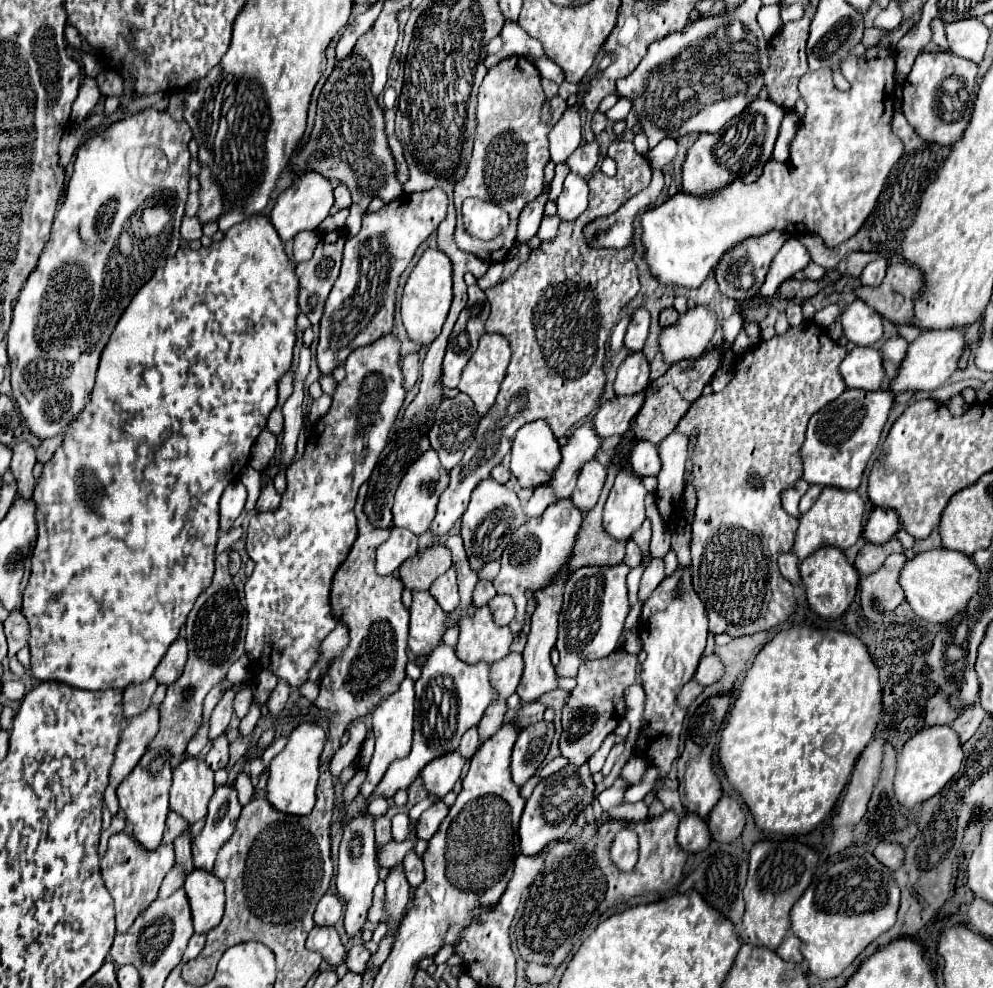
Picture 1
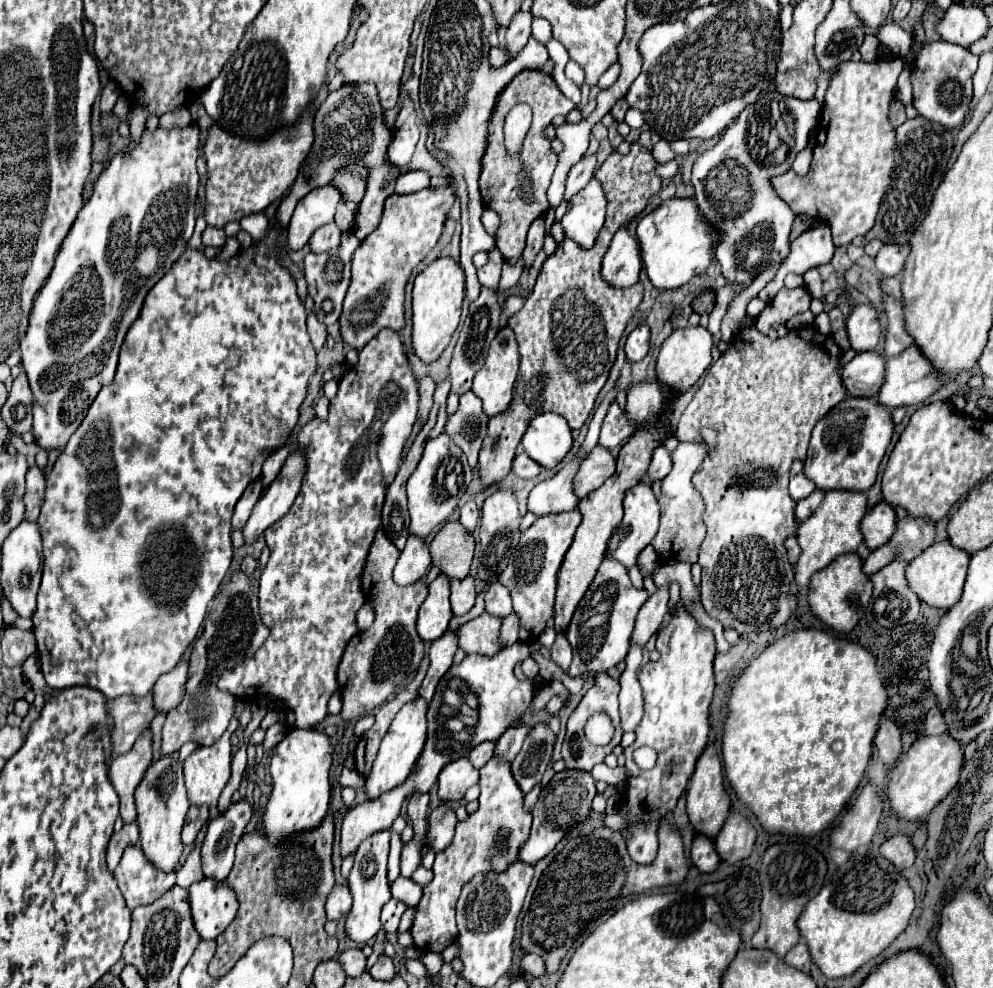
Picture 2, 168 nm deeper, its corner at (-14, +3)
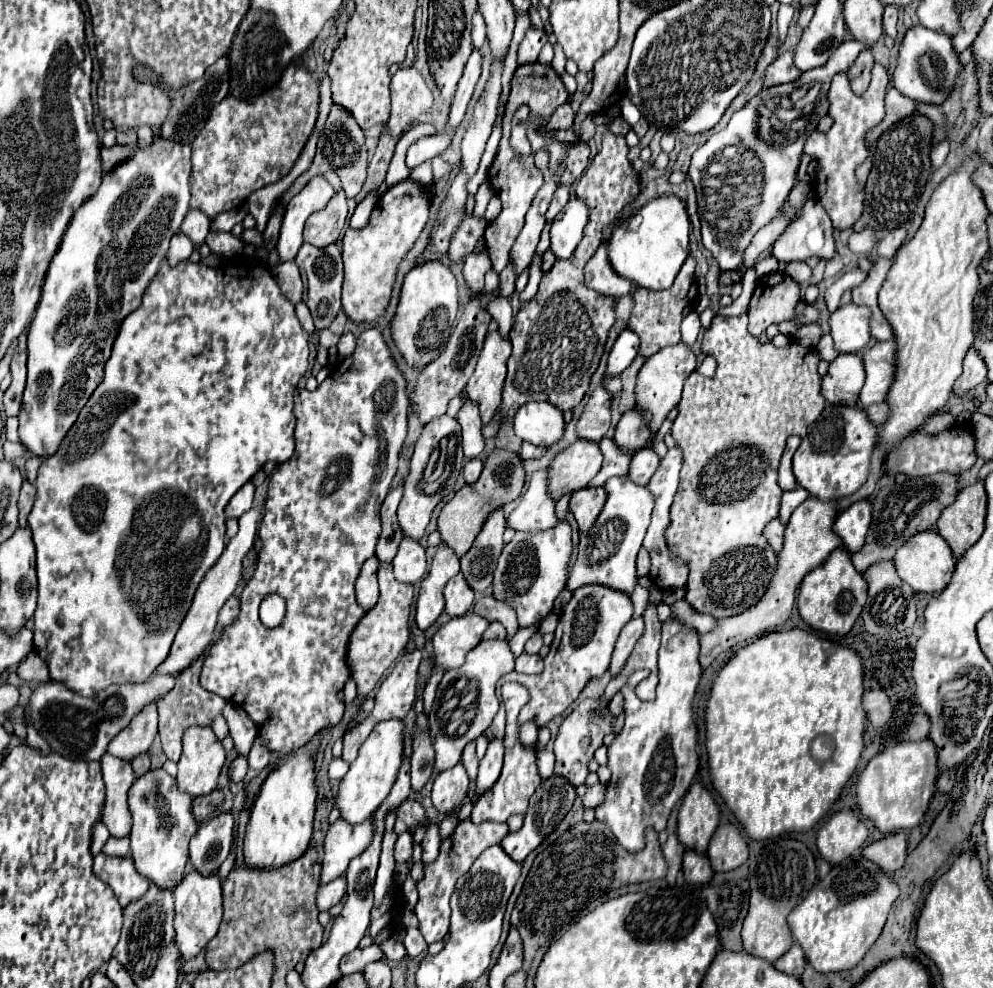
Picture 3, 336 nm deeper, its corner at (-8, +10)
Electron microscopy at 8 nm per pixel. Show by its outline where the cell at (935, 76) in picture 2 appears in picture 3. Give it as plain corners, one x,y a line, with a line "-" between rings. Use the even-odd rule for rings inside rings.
913,27
905,33
905,39
899,49
899,61
893,73
895,89
899,89
905,97
929,103
929,105
943,105
955,89
957,77
961,73
959,55
953,49
953,39
945,33
931,31
927,27

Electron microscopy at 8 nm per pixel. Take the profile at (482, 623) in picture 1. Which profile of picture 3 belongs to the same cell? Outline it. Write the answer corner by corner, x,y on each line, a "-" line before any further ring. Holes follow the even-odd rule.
467,611
461,617
453,617
433,635
433,651
435,665
441,665
445,671
453,667
461,667
465,663
465,655
479,645
481,635
489,627
487,619

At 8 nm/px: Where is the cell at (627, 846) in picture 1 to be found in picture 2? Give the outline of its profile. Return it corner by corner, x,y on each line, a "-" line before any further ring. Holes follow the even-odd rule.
679,602
671,612
671,638
667,652
657,662
647,662
637,680
643,688
643,718
635,728
635,742
625,748
627,790
619,796
619,810
625,818
625,840
629,856
639,864
649,864
657,854
657,828
665,814
673,812
677,800
683,796
687,782
695,770
697,758
707,746
709,734
709,704
713,698
713,658
715,638
699,626
695,618
-
653,746
659,752
657,764
651,770
641,770
631,754
635,748

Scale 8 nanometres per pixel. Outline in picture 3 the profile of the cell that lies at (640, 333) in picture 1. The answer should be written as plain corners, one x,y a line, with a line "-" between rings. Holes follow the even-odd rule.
629,327
623,329
611,349
607,375
623,373
633,363
637,351
639,351
639,335
635,335
635,331
629,331

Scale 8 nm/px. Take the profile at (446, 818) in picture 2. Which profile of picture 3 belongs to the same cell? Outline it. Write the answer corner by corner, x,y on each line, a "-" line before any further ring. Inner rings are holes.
429,823
423,841
421,841
421,849
423,849
423,863
431,863
433,859
437,859
439,855
439,845
441,845
441,833
439,833
439,825
437,823

